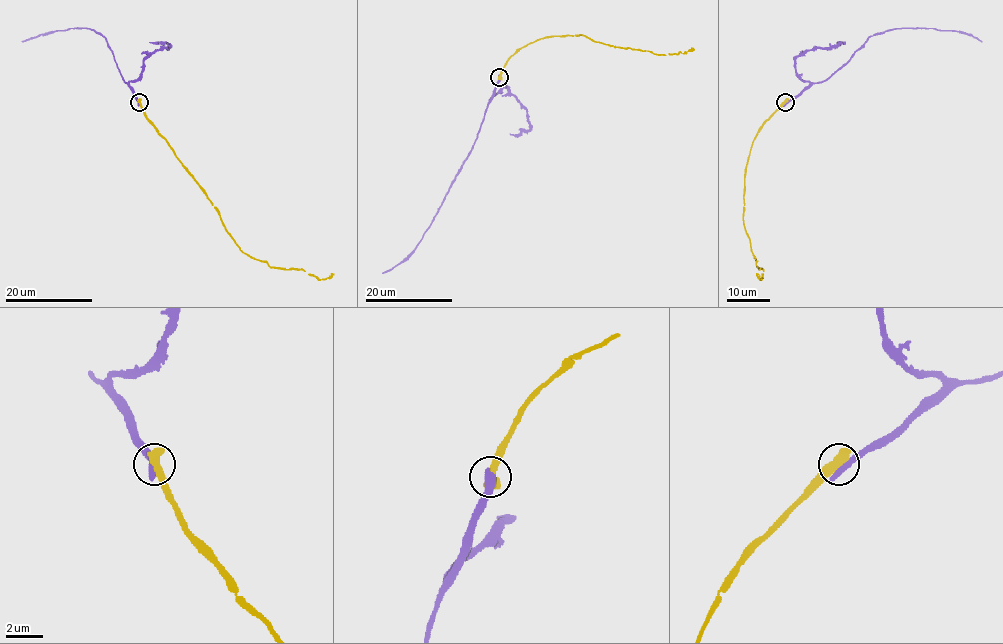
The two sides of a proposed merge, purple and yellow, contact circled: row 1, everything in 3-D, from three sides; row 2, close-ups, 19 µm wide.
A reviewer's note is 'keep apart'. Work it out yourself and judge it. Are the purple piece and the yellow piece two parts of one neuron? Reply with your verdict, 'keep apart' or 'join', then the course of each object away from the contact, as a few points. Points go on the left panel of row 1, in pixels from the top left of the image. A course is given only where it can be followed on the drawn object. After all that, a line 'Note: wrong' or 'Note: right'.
keep apart; course purple (139, 102), (123, 80), (107, 40), (100, 33), (86, 28), (71, 28), (21, 41); course yellow (139, 102), (146, 119), (166, 141), (244, 253), (265, 260), (270, 267), (303, 269), (322, 279), (334, 273)
Note: right

